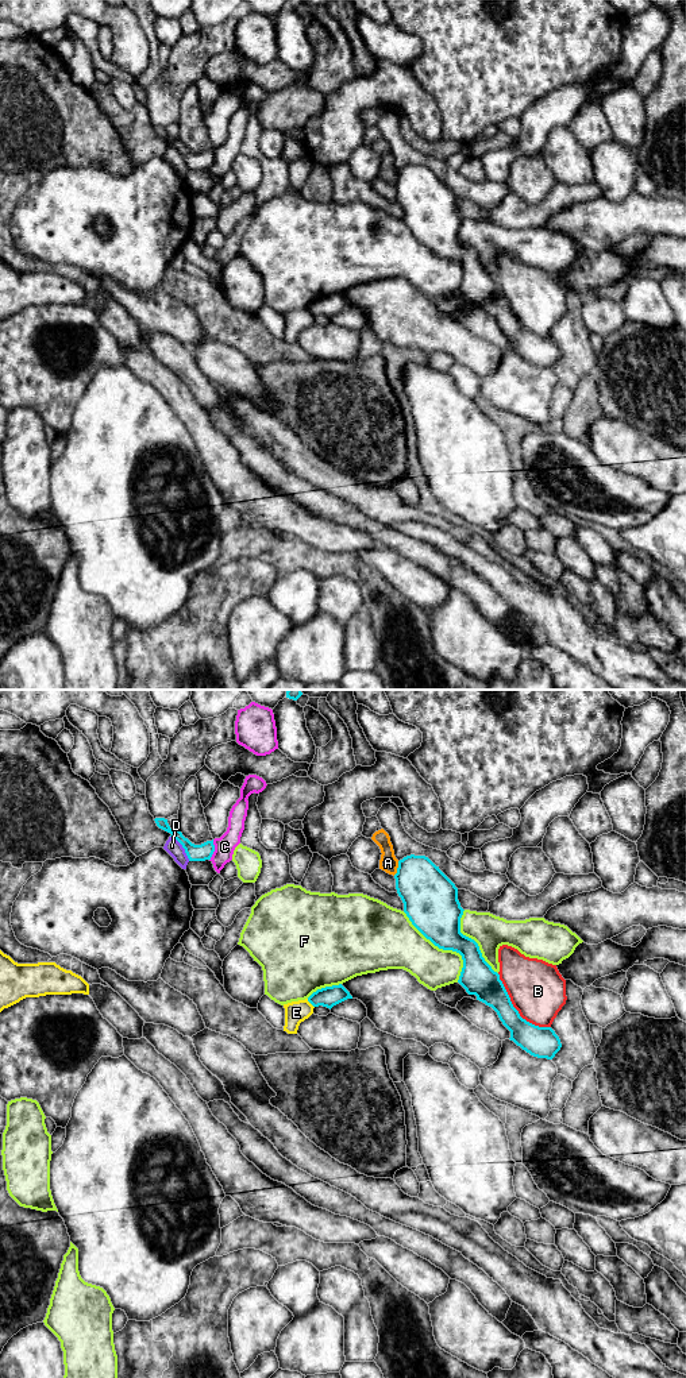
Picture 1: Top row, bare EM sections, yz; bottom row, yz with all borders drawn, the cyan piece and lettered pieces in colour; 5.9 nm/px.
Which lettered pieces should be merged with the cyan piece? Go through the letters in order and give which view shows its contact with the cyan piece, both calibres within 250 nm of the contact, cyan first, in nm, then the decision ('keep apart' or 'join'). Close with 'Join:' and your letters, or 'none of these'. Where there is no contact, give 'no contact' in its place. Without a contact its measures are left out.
A: contact in yz; calibres 320 and 110 nm; keep apart
B: contact in yz; calibres 190 and 340 nm; keep apart
C: contact in yz; calibres 100 and 120 nm; keep apart
D: contact in yz; calibres 100 and 90 nm; keep apart
E: contact in yz; calibres 120 and 130 nm; keep apart
F: contact in yz; calibres 300 and 280 nm; keep apart
Join: none of these

